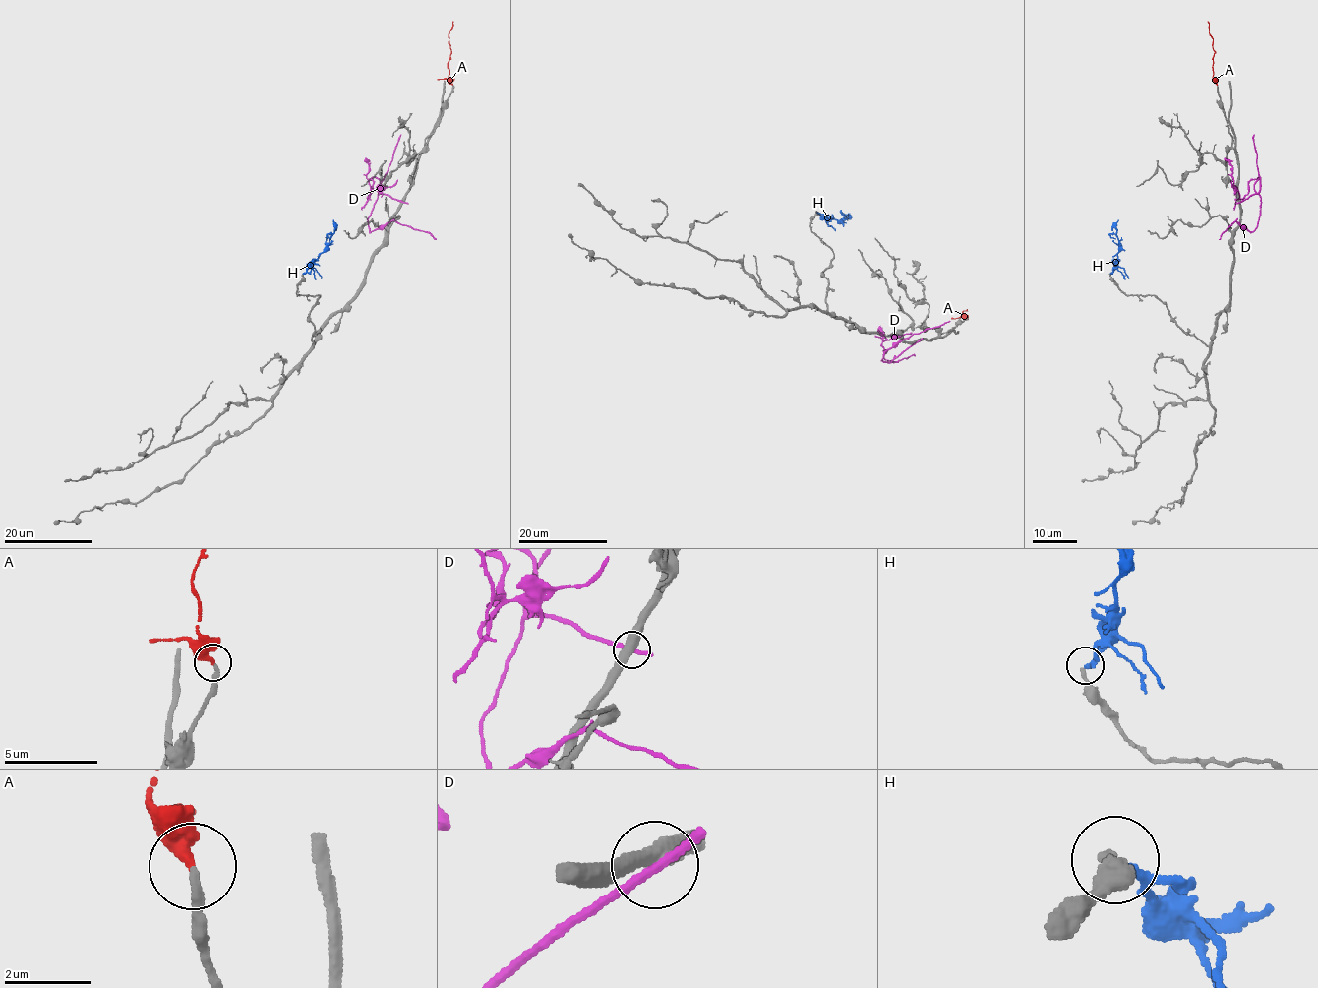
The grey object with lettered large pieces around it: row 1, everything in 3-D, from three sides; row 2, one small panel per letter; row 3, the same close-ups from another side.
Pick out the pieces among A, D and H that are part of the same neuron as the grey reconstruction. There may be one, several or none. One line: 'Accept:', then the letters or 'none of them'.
Accept: A

